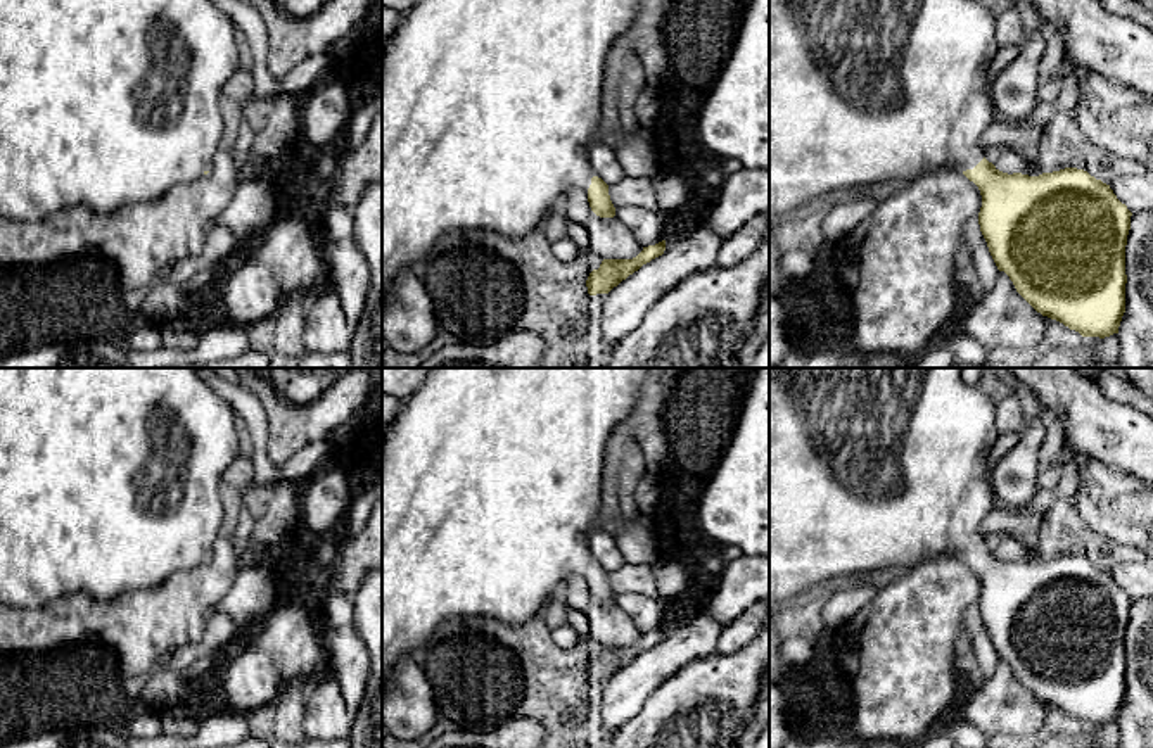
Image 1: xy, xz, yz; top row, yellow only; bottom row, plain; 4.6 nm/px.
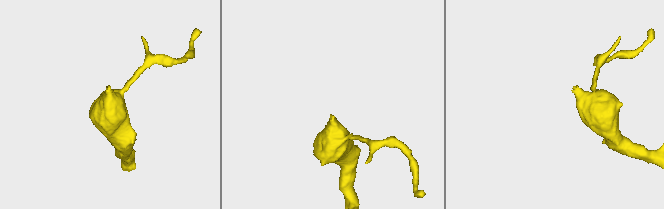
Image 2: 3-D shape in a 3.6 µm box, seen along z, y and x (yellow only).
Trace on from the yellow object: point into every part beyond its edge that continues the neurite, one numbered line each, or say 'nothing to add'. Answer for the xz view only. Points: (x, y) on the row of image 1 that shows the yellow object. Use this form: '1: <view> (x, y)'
1: xz (490, 107)

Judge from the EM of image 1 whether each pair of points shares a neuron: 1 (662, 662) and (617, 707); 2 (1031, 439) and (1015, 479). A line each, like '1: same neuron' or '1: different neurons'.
1: same neuron
2: same neuron

